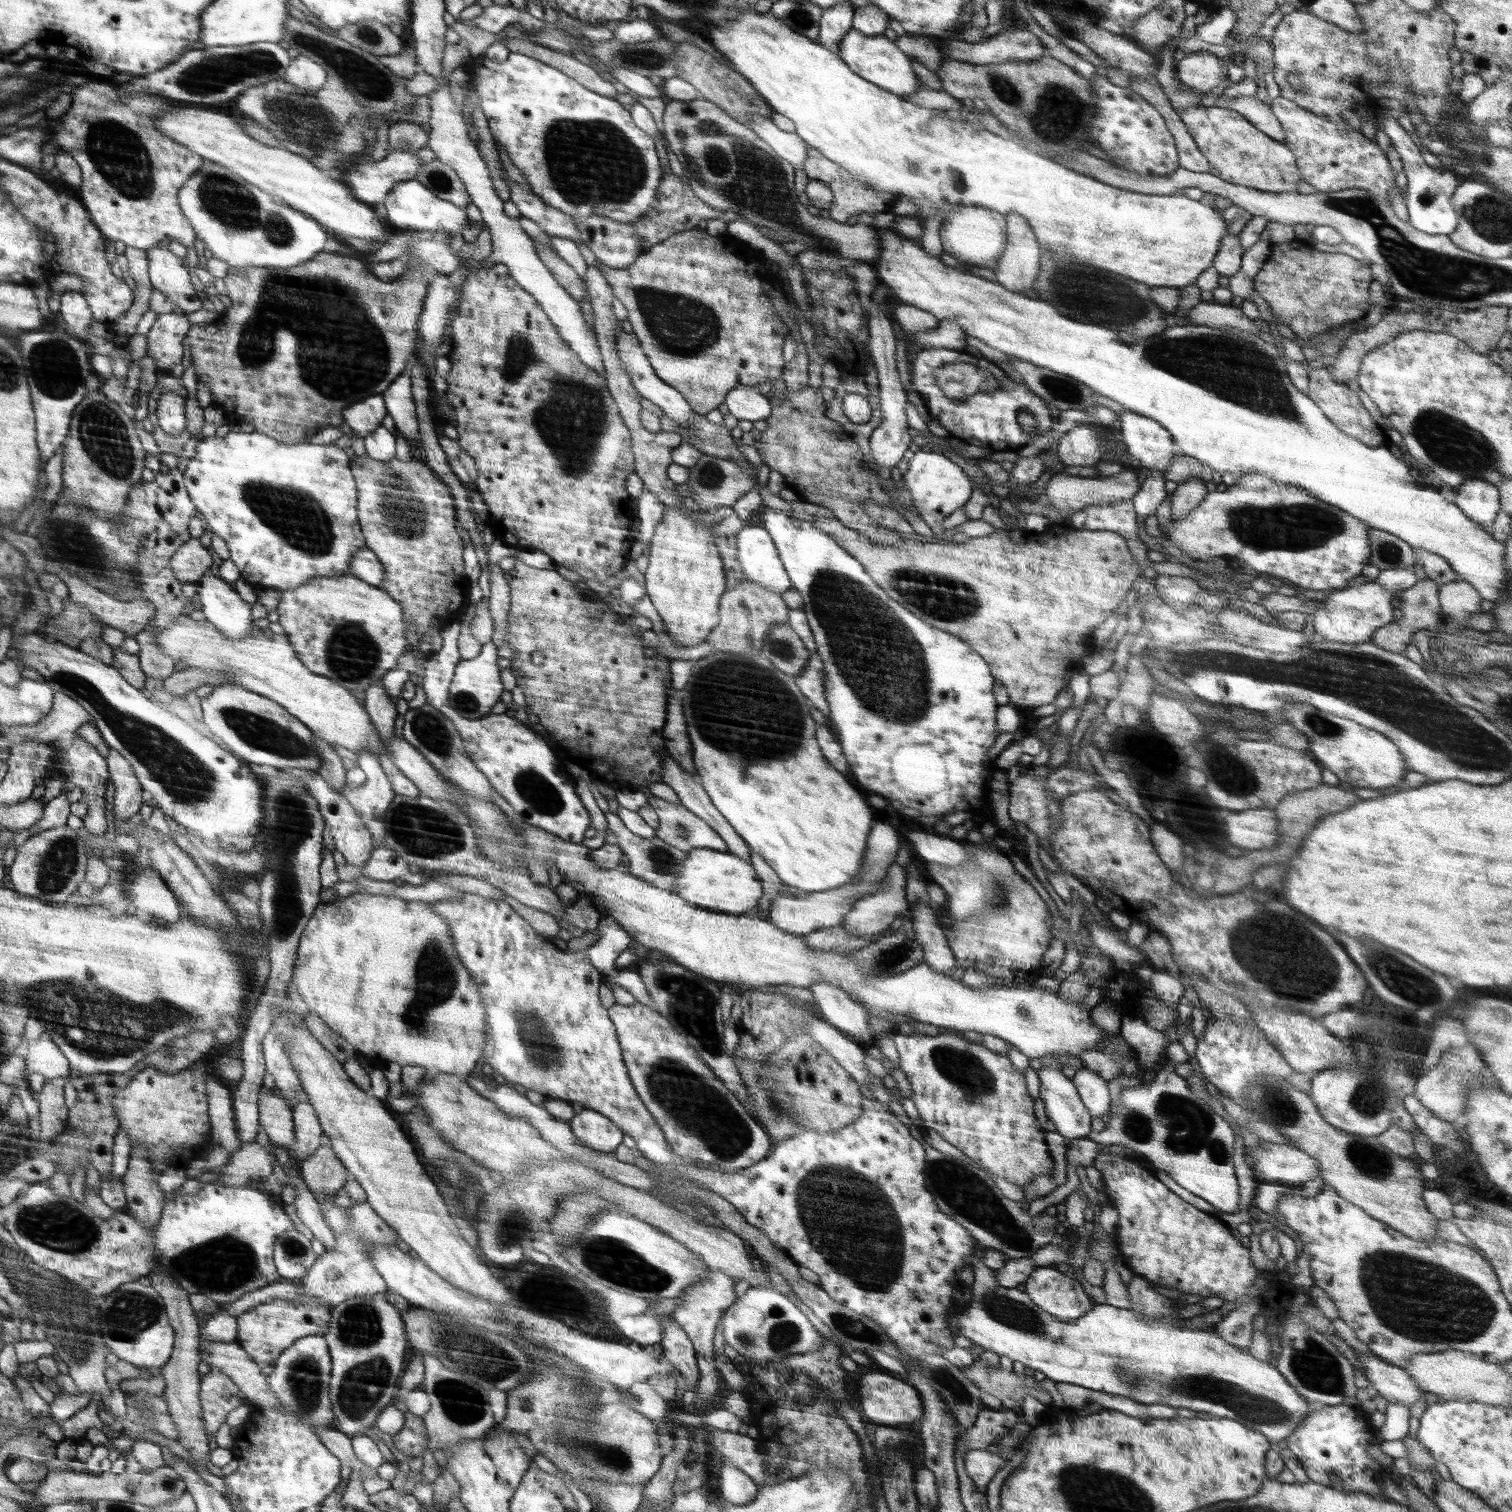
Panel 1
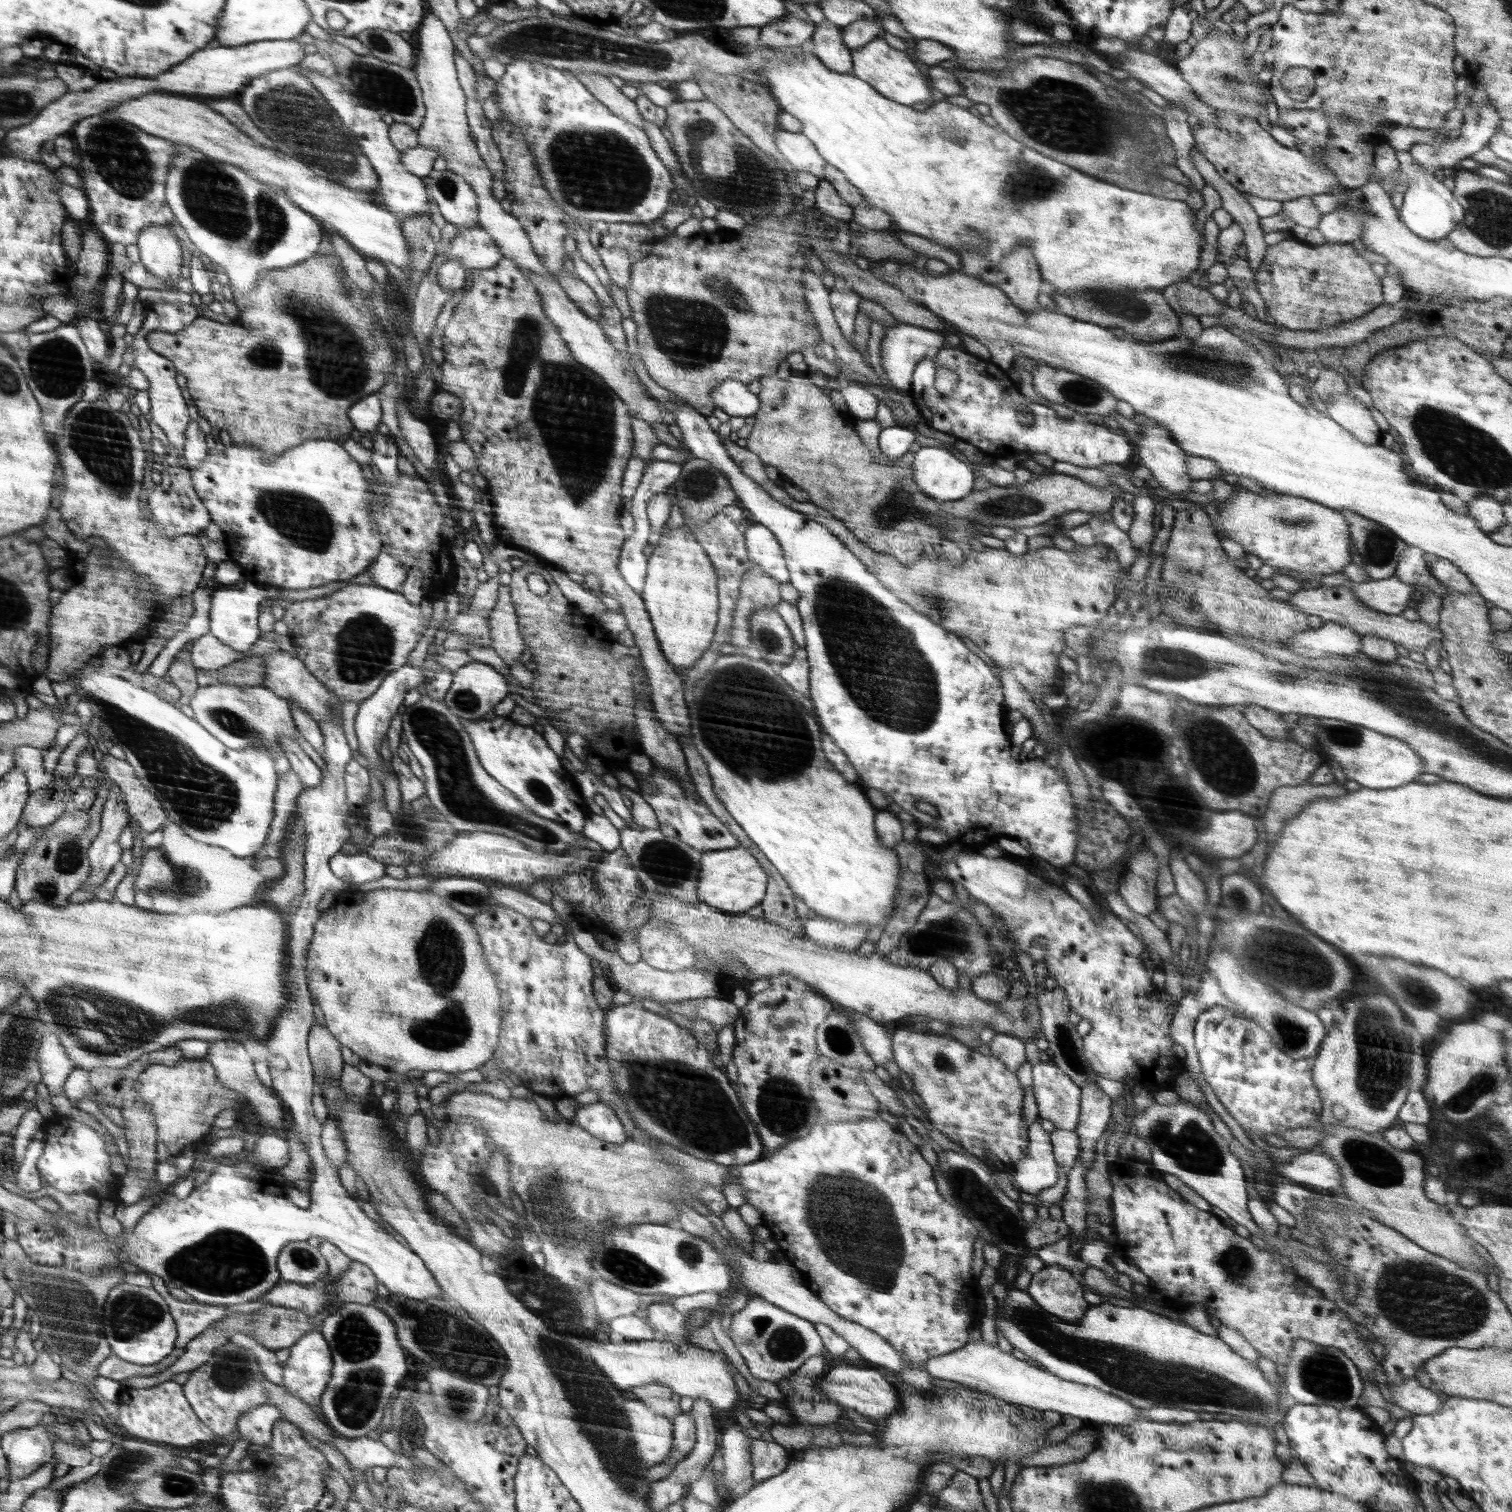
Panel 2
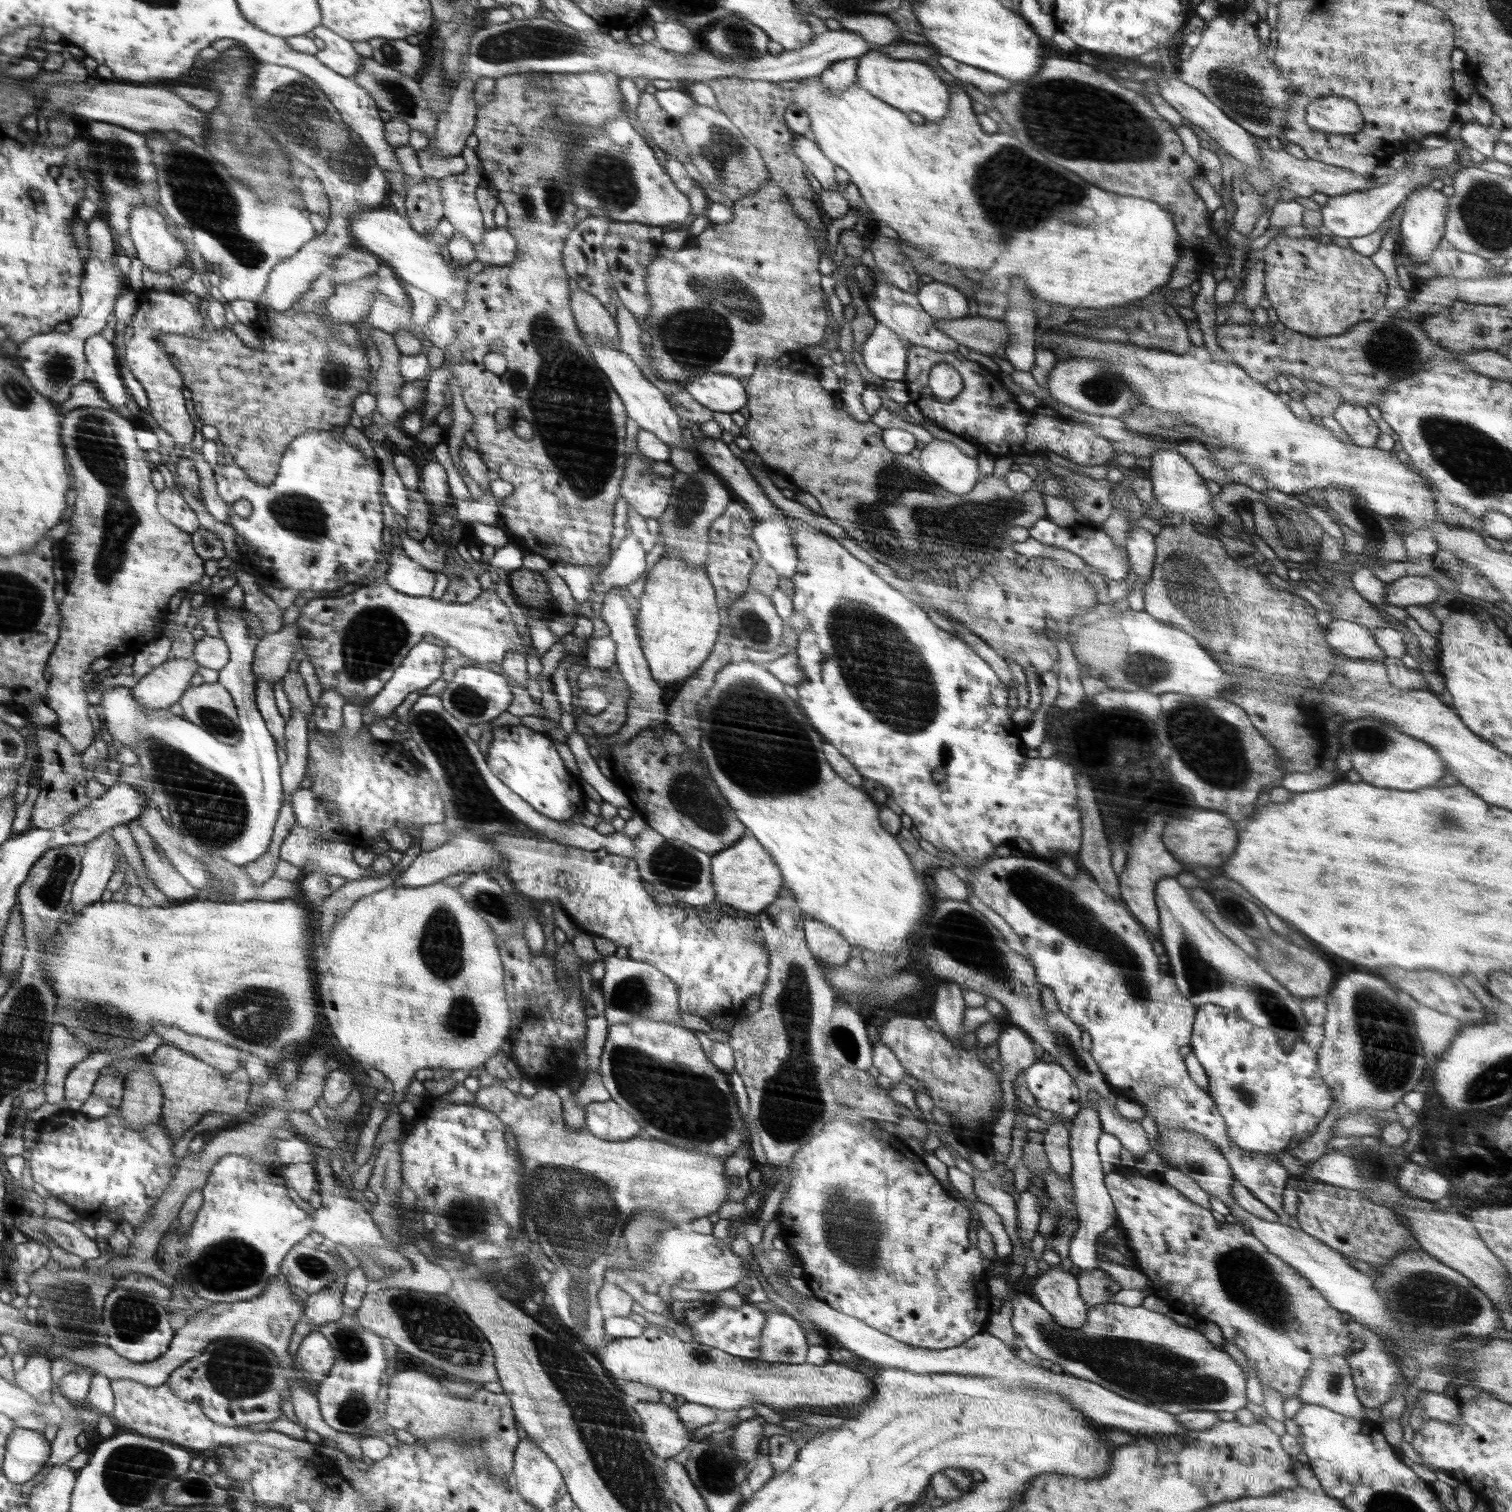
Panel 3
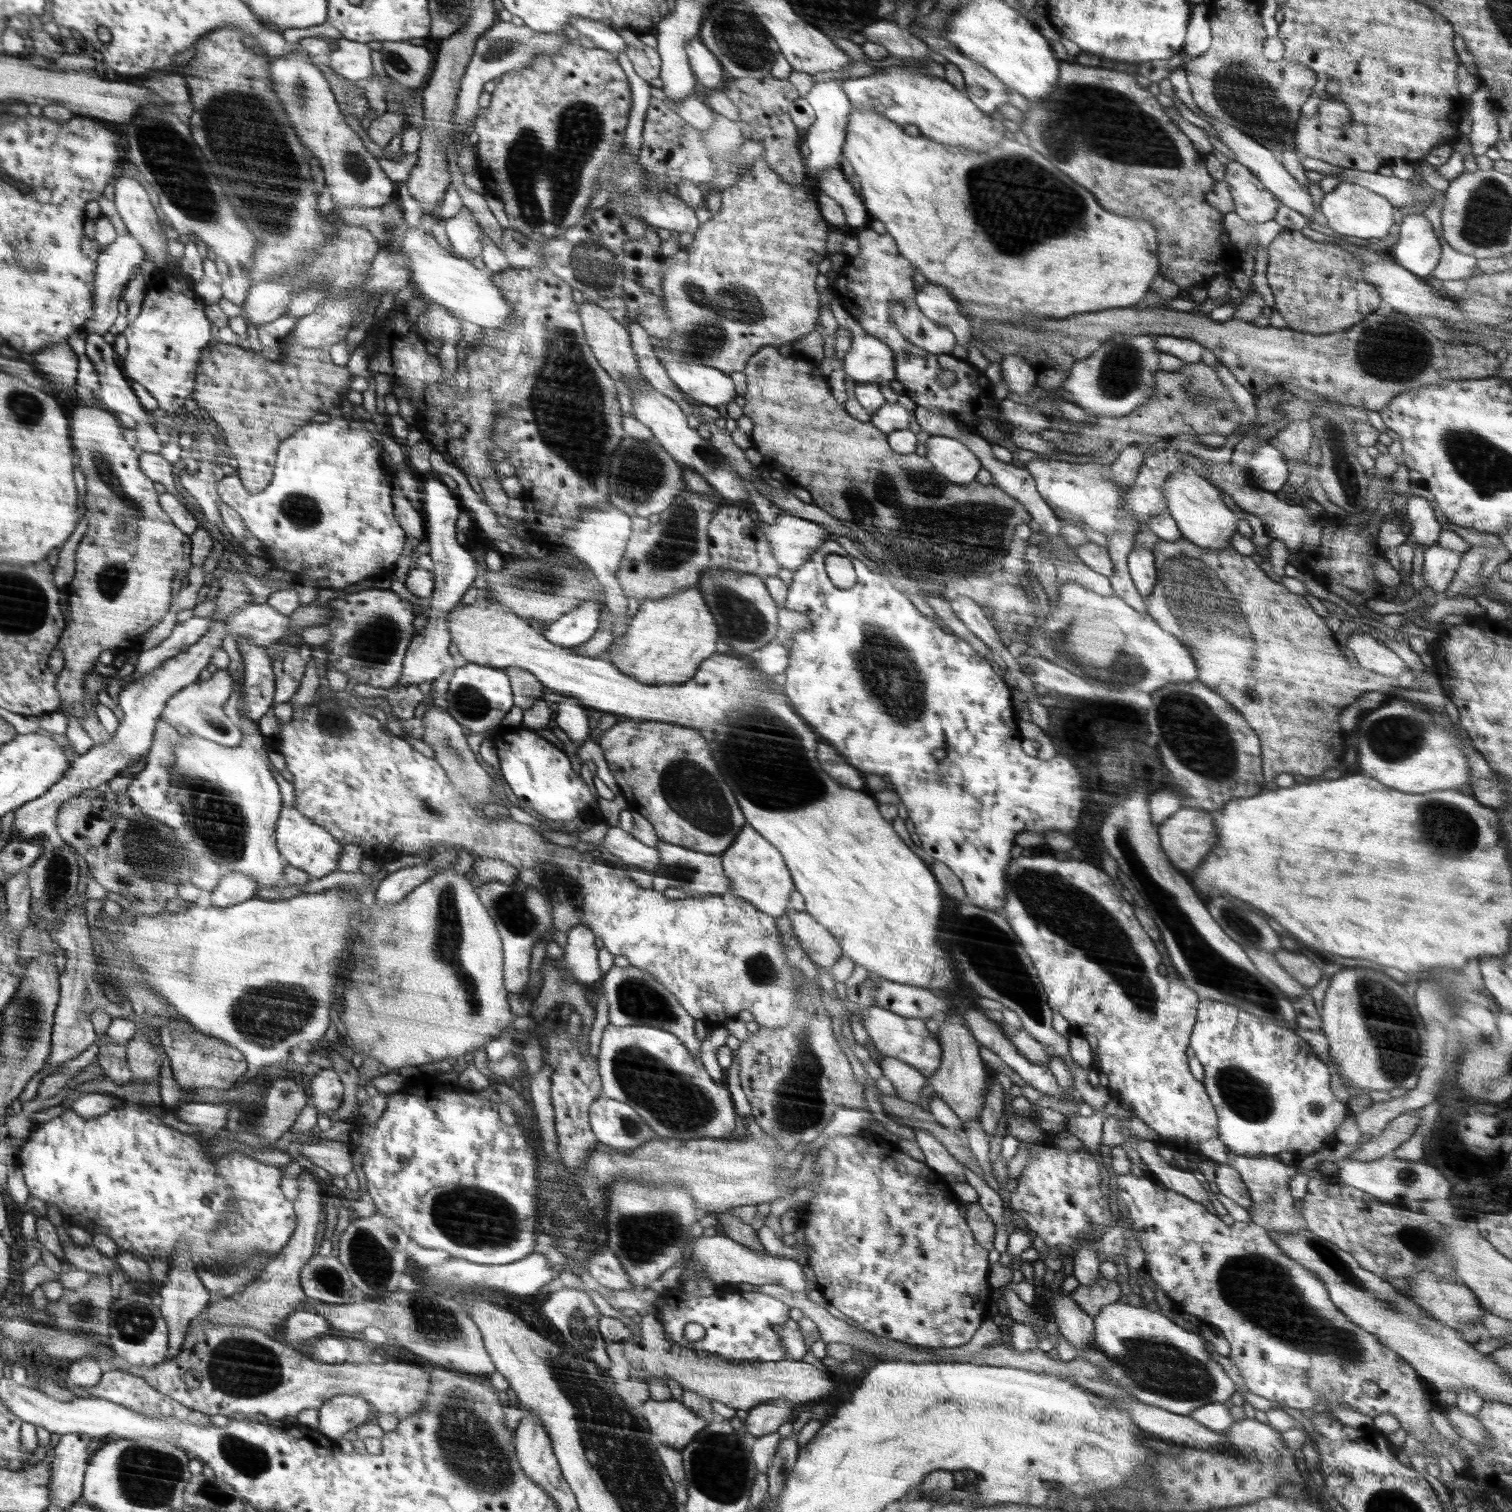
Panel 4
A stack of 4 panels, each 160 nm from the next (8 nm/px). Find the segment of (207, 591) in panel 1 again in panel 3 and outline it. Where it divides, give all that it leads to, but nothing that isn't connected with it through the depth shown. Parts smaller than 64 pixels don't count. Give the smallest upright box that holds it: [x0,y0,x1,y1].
[100,605,283,866]

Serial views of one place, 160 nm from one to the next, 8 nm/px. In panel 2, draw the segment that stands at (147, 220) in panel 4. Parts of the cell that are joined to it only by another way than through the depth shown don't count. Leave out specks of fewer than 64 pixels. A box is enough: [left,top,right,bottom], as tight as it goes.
[137,224,182,286]

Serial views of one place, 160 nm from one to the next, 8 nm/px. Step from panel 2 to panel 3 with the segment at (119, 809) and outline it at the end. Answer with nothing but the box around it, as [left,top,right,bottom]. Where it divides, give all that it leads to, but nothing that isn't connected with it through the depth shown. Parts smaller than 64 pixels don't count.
[70,831,116,918]

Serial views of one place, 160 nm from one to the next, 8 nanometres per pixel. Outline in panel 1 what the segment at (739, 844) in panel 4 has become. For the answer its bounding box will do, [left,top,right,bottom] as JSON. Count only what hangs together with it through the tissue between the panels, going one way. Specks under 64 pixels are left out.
[671,848,763,915]

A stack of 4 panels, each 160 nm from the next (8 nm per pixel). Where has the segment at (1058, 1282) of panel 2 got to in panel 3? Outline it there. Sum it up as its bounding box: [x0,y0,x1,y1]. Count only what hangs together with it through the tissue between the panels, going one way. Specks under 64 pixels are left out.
[1032,1266,1089,1328]

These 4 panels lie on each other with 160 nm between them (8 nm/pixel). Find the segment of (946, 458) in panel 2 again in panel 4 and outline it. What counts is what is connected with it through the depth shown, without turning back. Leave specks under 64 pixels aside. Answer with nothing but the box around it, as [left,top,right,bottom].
[925,436,981,485]

